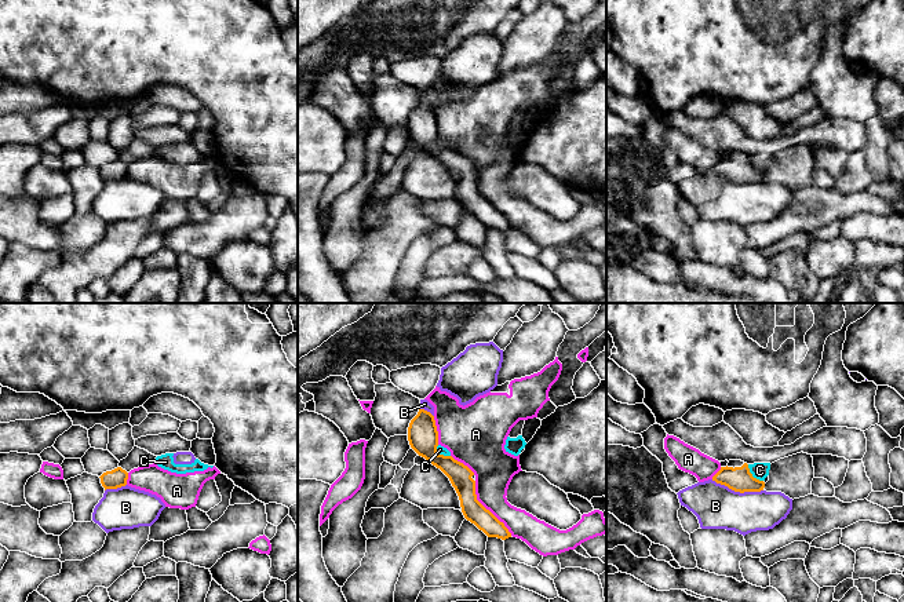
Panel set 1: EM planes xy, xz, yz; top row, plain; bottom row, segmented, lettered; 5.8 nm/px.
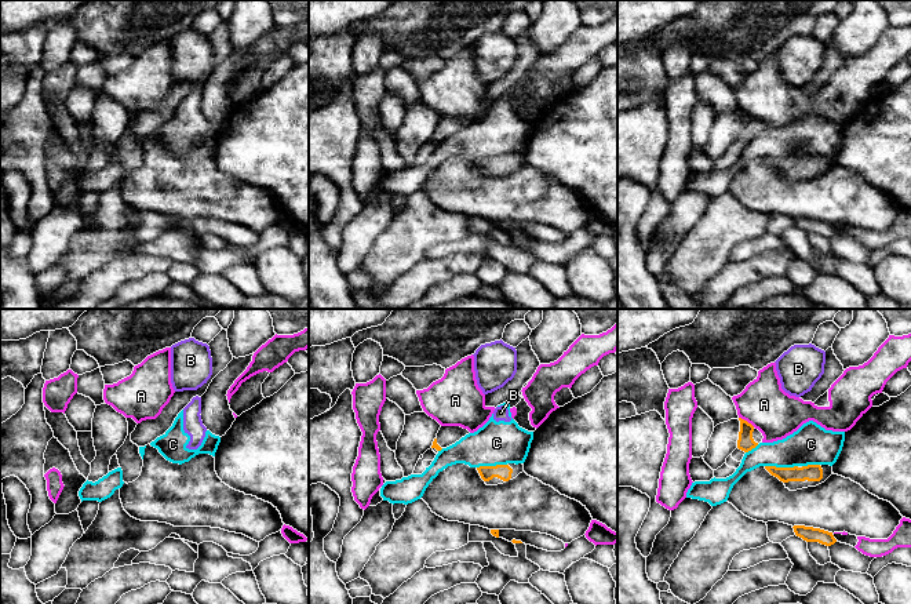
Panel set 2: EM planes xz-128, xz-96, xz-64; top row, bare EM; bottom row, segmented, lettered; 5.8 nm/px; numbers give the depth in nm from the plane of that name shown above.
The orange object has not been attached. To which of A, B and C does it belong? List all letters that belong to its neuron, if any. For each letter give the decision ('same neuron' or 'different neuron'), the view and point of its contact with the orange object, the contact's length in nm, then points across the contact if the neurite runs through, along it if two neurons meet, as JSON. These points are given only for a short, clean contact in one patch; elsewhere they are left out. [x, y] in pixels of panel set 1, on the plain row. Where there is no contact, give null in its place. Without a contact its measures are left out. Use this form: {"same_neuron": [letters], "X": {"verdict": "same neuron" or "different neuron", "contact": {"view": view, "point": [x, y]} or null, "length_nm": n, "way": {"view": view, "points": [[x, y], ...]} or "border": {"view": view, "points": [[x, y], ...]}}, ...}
{"same_neuron": [], "A": {"verdict": "different neuron", "contact": {"view": "xz", "point": [485, 200]}, "length_nm": 380}, "B": {"verdict": "different neuron", "contact": {"view": "yz", "point": [737, 182]}, "length_nm": 320, "border": {"view": "yz", "points": [[711, 171], [740, 183], [762, 182]]}}, "C": {"verdict": "different neuron", "contact": {"view": "yz", "point": [751, 167]}, "length_nm": 140, "border": {"view": "yz", "points": [[747, 156], [751, 165], [762, 172]]}}}

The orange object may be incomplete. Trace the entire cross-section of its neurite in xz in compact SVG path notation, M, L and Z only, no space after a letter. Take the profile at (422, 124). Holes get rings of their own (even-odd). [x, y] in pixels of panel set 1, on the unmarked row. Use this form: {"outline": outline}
{"outline": "M419 101L418 106L409 114L408 132L419 147L429 152L449 169L467 212L474 215L488 229L502 231L511 229L504 215L477 191L475 172L471 169L474 164L452 147L437 145L438 123L434 107L430 103Z"}

